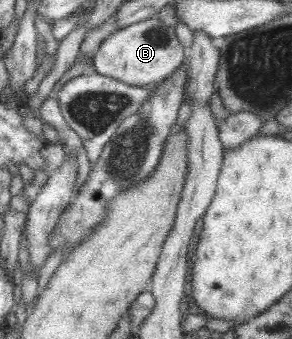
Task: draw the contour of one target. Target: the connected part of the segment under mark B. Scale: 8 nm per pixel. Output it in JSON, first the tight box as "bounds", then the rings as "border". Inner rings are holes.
{"bounds":[92,16,188,87],"border":[[[154,16],[113,32],[101,44],[92,63],[96,73],[111,76],[130,86],[146,87],[170,79],[178,68],[186,64],[187,59],[188,49],[178,40],[176,28],[167,26]]]}

